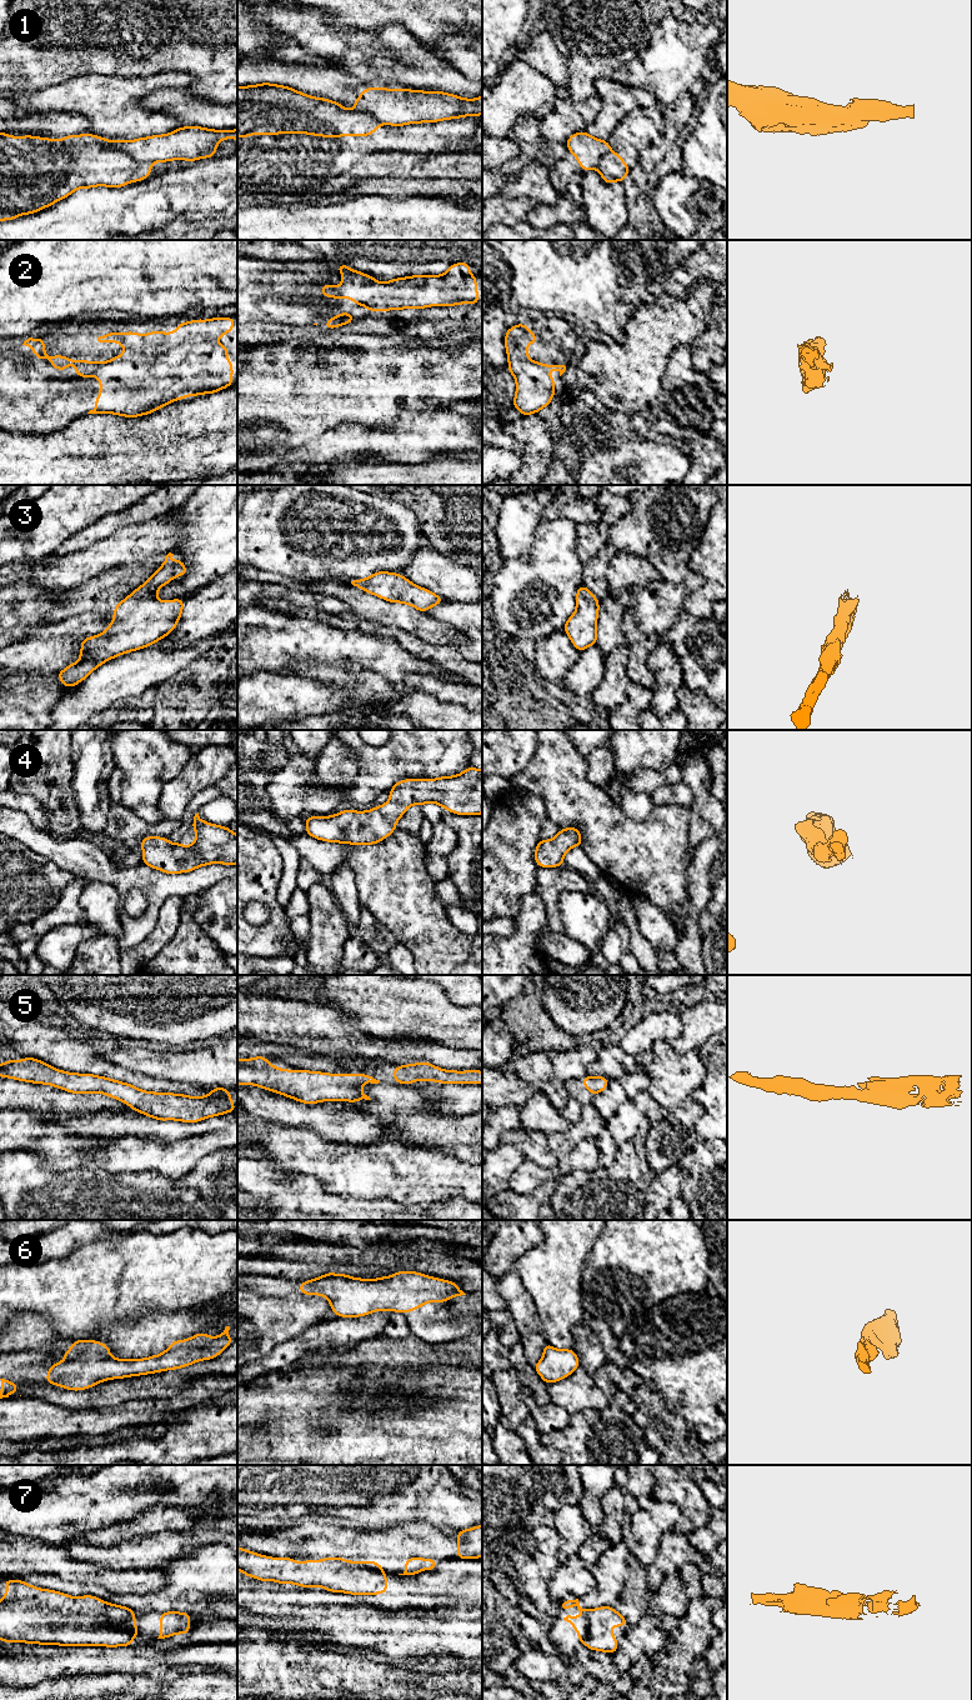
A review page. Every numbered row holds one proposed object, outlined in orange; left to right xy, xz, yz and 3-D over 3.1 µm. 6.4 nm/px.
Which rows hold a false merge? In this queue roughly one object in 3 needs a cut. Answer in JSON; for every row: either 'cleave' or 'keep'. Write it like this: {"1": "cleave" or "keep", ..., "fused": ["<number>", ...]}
{"1": "cleave", "2": "keep", "3": "keep", "4": "keep", "5": "keep", "6": "keep", "7": "cleave", "fused": ["1", "7"]}

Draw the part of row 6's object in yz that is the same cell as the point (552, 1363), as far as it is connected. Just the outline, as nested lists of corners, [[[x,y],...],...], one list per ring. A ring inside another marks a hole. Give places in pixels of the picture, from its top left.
[[[546,1342],[543,1355],[541,1360],[533,1365],[533,1369],[548,1385],[567,1378],[580,1365],[580,1360],[573,1349],[558,1350]]]

